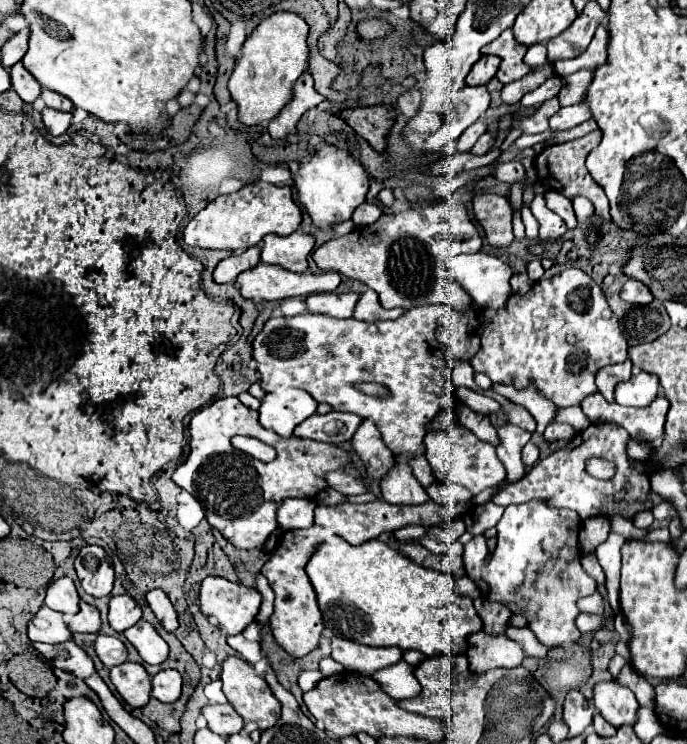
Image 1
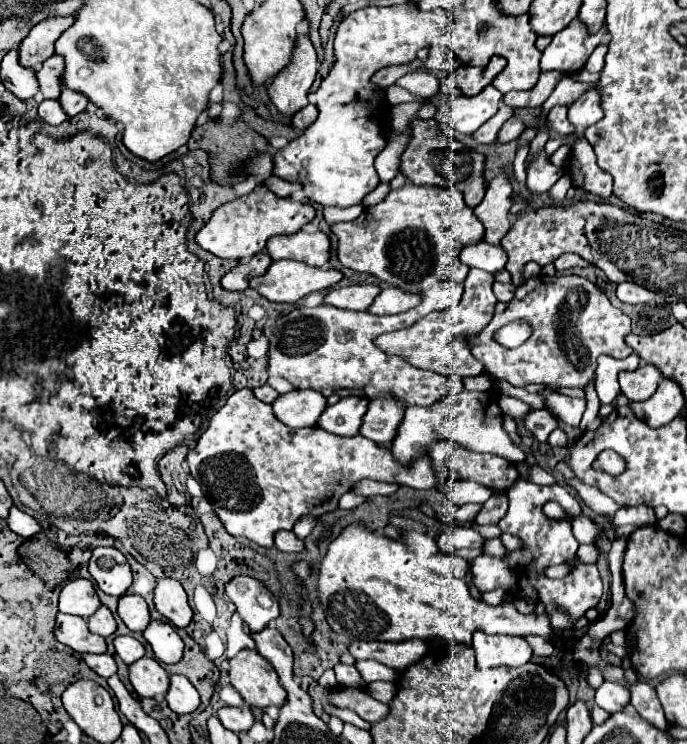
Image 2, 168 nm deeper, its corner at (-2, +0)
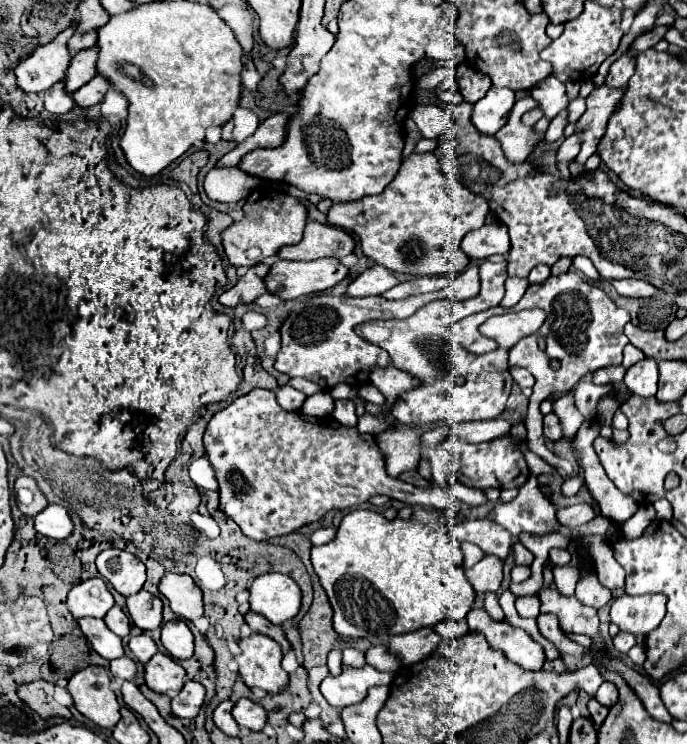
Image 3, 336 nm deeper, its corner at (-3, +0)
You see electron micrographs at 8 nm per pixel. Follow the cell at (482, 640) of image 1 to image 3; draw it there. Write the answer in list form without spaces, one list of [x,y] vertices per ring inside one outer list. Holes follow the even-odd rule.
[[[472,610],[466,616],[472,632],[480,632],[486,636],[492,648],[500,648],[508,660],[520,664],[526,670],[542,670],[546,660],[544,648],[534,642],[522,628],[514,628],[508,622],[490,620],[486,610]]]

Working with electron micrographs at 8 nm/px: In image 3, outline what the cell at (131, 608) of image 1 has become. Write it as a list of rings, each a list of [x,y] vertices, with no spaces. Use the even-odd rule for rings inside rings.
[[[140,590],[134,596],[128,596],[128,612],[134,624],[142,630],[156,630],[162,626],[162,600],[158,596],[152,596],[146,590]]]

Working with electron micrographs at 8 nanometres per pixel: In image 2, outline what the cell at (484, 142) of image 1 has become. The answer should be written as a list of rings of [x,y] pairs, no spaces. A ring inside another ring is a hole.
[[[513,116],[513,118],[507,120],[507,122],[503,124],[503,128],[499,130],[499,136],[497,136],[495,144],[507,144],[507,142],[511,142],[511,140],[517,140],[523,130],[525,130],[523,120],[519,120],[519,118]]]

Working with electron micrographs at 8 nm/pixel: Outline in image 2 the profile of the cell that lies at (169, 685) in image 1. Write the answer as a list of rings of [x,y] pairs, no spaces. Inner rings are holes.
[[[179,674],[169,676],[169,690],[165,694],[165,700],[169,708],[177,714],[193,712],[199,706],[199,694],[195,686],[185,676],[179,676]]]

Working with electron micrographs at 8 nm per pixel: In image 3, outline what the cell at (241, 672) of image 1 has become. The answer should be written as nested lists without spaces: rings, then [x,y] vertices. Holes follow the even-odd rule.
[[[250,634],[248,638],[238,642],[240,646],[240,654],[236,656],[238,662],[238,674],[242,676],[242,680],[250,686],[250,688],[262,688],[266,692],[278,692],[282,686],[288,686],[288,674],[282,668],[282,648],[276,646],[276,642],[272,642],[272,638],[268,636],[260,636],[260,634]]]

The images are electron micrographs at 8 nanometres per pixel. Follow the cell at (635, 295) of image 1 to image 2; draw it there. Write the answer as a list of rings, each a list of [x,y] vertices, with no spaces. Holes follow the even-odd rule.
[[[621,282],[617,286],[617,298],[621,302],[627,302],[627,304],[647,304],[655,298],[655,294],[639,284],[633,284],[633,282]]]

